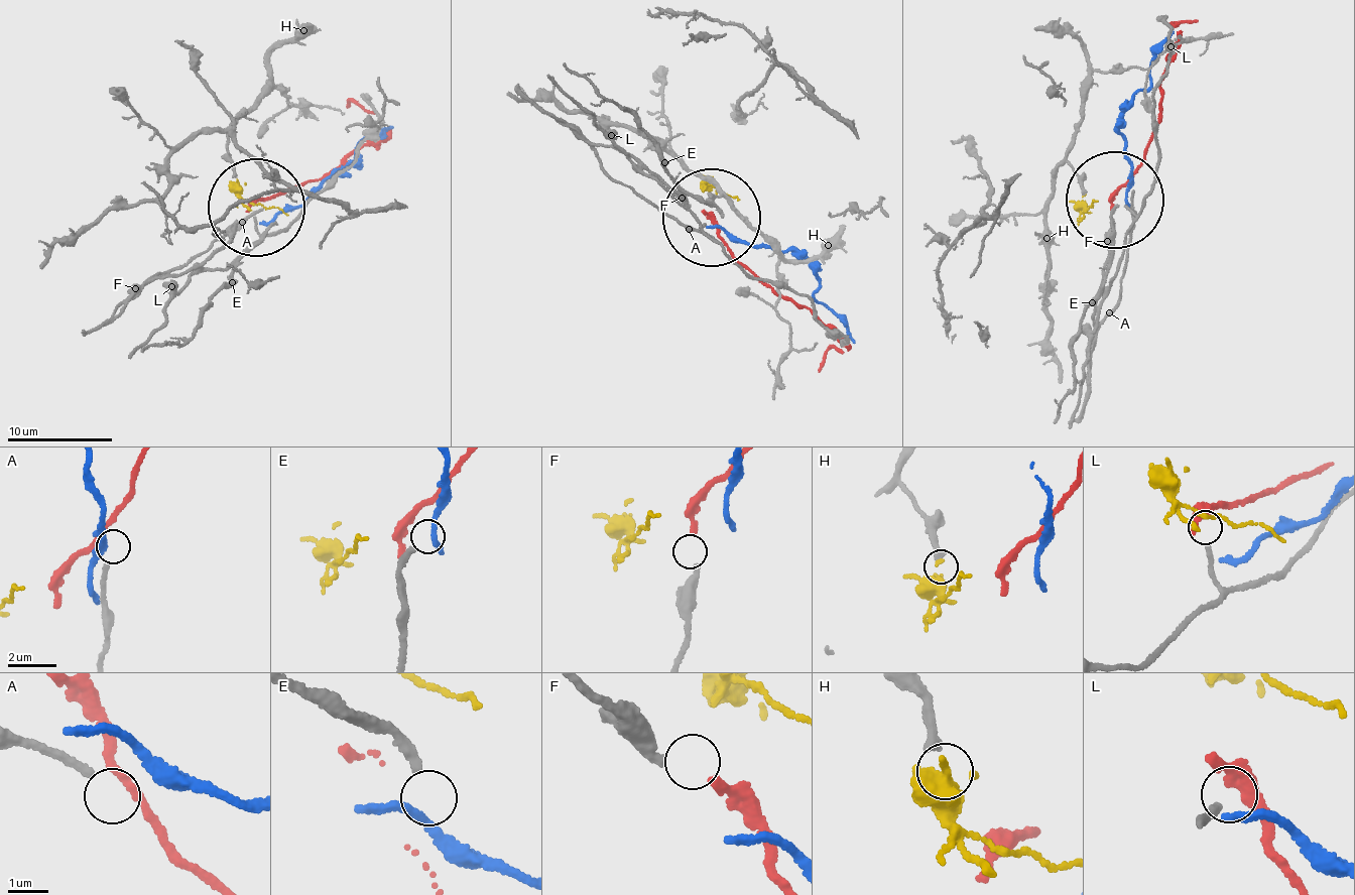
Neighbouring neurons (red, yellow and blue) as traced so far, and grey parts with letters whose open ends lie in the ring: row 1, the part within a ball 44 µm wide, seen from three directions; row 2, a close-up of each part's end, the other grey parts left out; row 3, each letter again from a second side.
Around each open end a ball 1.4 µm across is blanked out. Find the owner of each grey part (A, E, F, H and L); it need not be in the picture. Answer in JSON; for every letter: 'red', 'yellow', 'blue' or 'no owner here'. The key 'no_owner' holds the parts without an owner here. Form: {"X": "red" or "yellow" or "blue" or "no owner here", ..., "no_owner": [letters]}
{"A": "no owner here", "E": "no owner here", "F": "red", "H": "yellow", "L": "no owner here", "no_owner": ["A", "E", "L"]}

